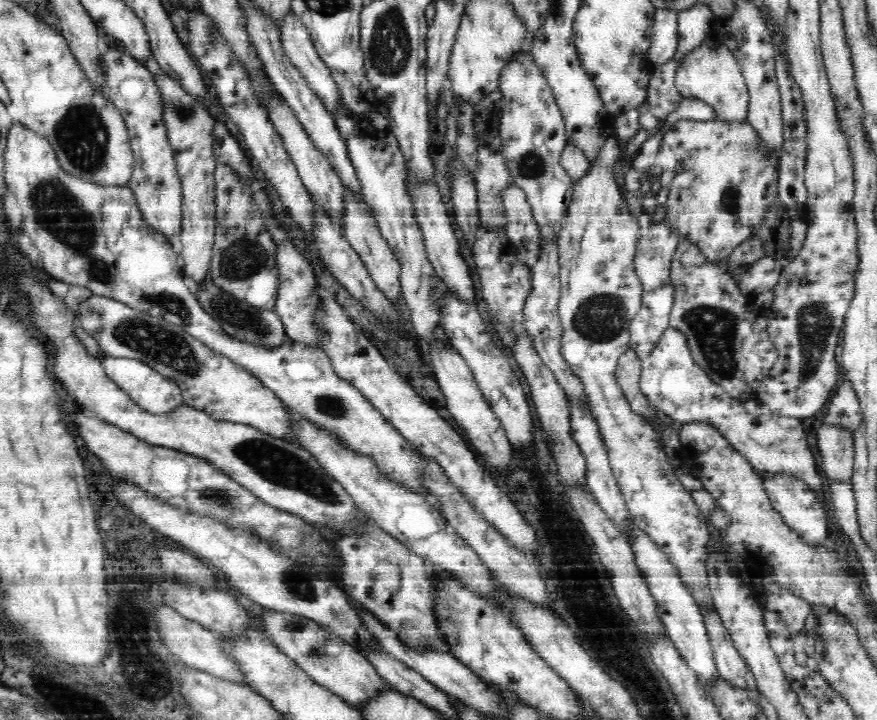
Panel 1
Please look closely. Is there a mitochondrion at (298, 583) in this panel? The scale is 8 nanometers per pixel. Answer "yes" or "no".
yes

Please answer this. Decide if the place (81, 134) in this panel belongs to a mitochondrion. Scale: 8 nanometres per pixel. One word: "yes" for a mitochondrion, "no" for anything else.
yes

